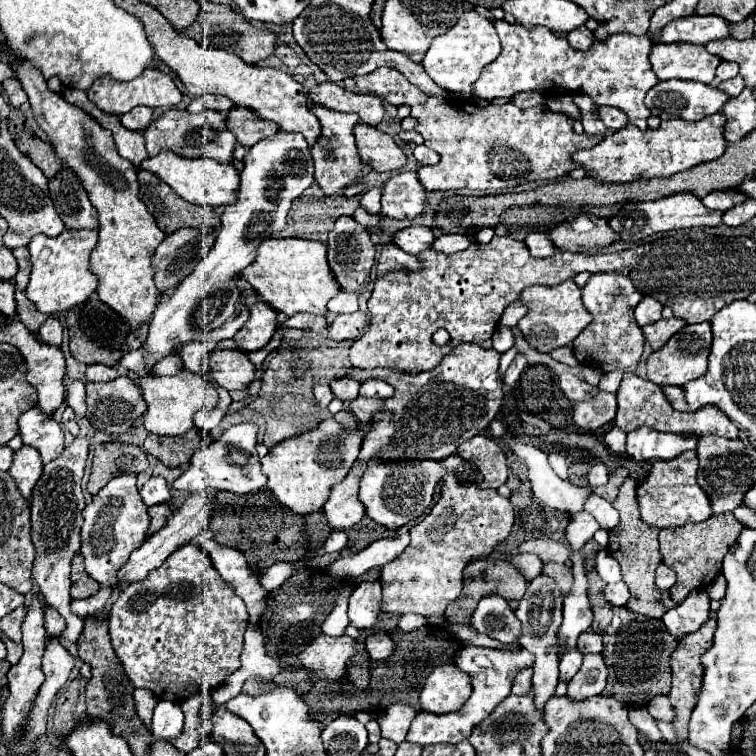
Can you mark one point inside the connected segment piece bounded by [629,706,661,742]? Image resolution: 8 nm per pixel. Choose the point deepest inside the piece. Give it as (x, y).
(640, 718)

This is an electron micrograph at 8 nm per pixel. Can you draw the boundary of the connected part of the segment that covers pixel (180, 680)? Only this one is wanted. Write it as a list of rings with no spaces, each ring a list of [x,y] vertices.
[[[191,542],[177,548],[157,570],[149,572],[145,580],[129,584],[109,612],[111,644],[131,684],[135,688],[151,690],[159,700],[171,700],[177,704],[195,692],[215,690],[239,668],[245,628],[245,604],[235,594],[233,586],[217,574],[209,554]]]

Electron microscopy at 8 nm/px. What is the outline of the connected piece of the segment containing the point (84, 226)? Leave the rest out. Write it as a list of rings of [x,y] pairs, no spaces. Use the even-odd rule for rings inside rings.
[[[61,170],[49,180],[49,194],[57,214],[61,216],[67,230],[97,230],[97,210],[91,206],[87,192],[73,172]]]

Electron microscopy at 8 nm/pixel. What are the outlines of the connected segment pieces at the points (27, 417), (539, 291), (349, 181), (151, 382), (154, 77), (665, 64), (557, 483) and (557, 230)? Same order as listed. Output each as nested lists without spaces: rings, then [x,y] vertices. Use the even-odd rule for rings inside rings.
[[[31,408],[19,418],[19,434],[23,444],[39,450],[43,464],[55,460],[63,452],[63,428],[41,408]]]
[[[565,280],[553,288],[539,284],[523,288],[519,302],[525,304],[529,312],[519,320],[517,328],[521,330],[527,344],[539,352],[553,352],[555,348],[571,344],[579,336],[579,332],[591,322],[591,314],[581,302],[581,290],[573,280]]]
[[[315,106],[313,114],[321,122],[321,134],[319,134],[317,142],[311,146],[315,180],[321,186],[323,194],[331,196],[331,194],[345,190],[345,188],[349,188],[365,178],[365,166],[359,158],[359,150],[355,146],[355,136],[353,136],[353,128],[359,122],[359,118],[357,118],[357,114],[337,112],[337,110],[329,110],[325,106]]]
[[[183,368],[175,376],[145,376],[139,378],[139,384],[143,388],[145,400],[147,400],[147,412],[143,416],[145,428],[151,434],[157,436],[183,436],[195,426],[195,412],[209,408],[213,410],[219,402],[215,386],[209,382],[211,372],[203,370],[201,374],[193,374],[191,370]]]
[[[151,68],[151,70],[145,70],[145,74],[137,76],[137,80],[131,80],[131,82],[117,82],[113,78],[97,78],[91,88],[87,90],[87,96],[91,102],[95,102],[103,112],[109,112],[109,114],[125,114],[129,112],[131,108],[143,104],[143,106],[175,106],[181,102],[181,92],[177,90],[175,82],[171,80],[171,76]]]
[[[653,44],[649,54],[653,72],[659,80],[697,80],[711,84],[719,58],[709,54],[705,46],[697,44]]]
[[[505,432],[501,440],[511,448],[519,462],[529,470],[527,478],[531,482],[533,494],[547,506],[565,510],[569,514],[583,510],[583,500],[589,496],[589,486],[575,486],[561,480],[547,462],[547,454],[535,446],[525,444],[521,438]]]
[[[579,214],[551,230],[553,244],[567,252],[589,252],[609,246],[615,240],[613,236],[615,232],[611,230],[609,222],[593,214]]]

